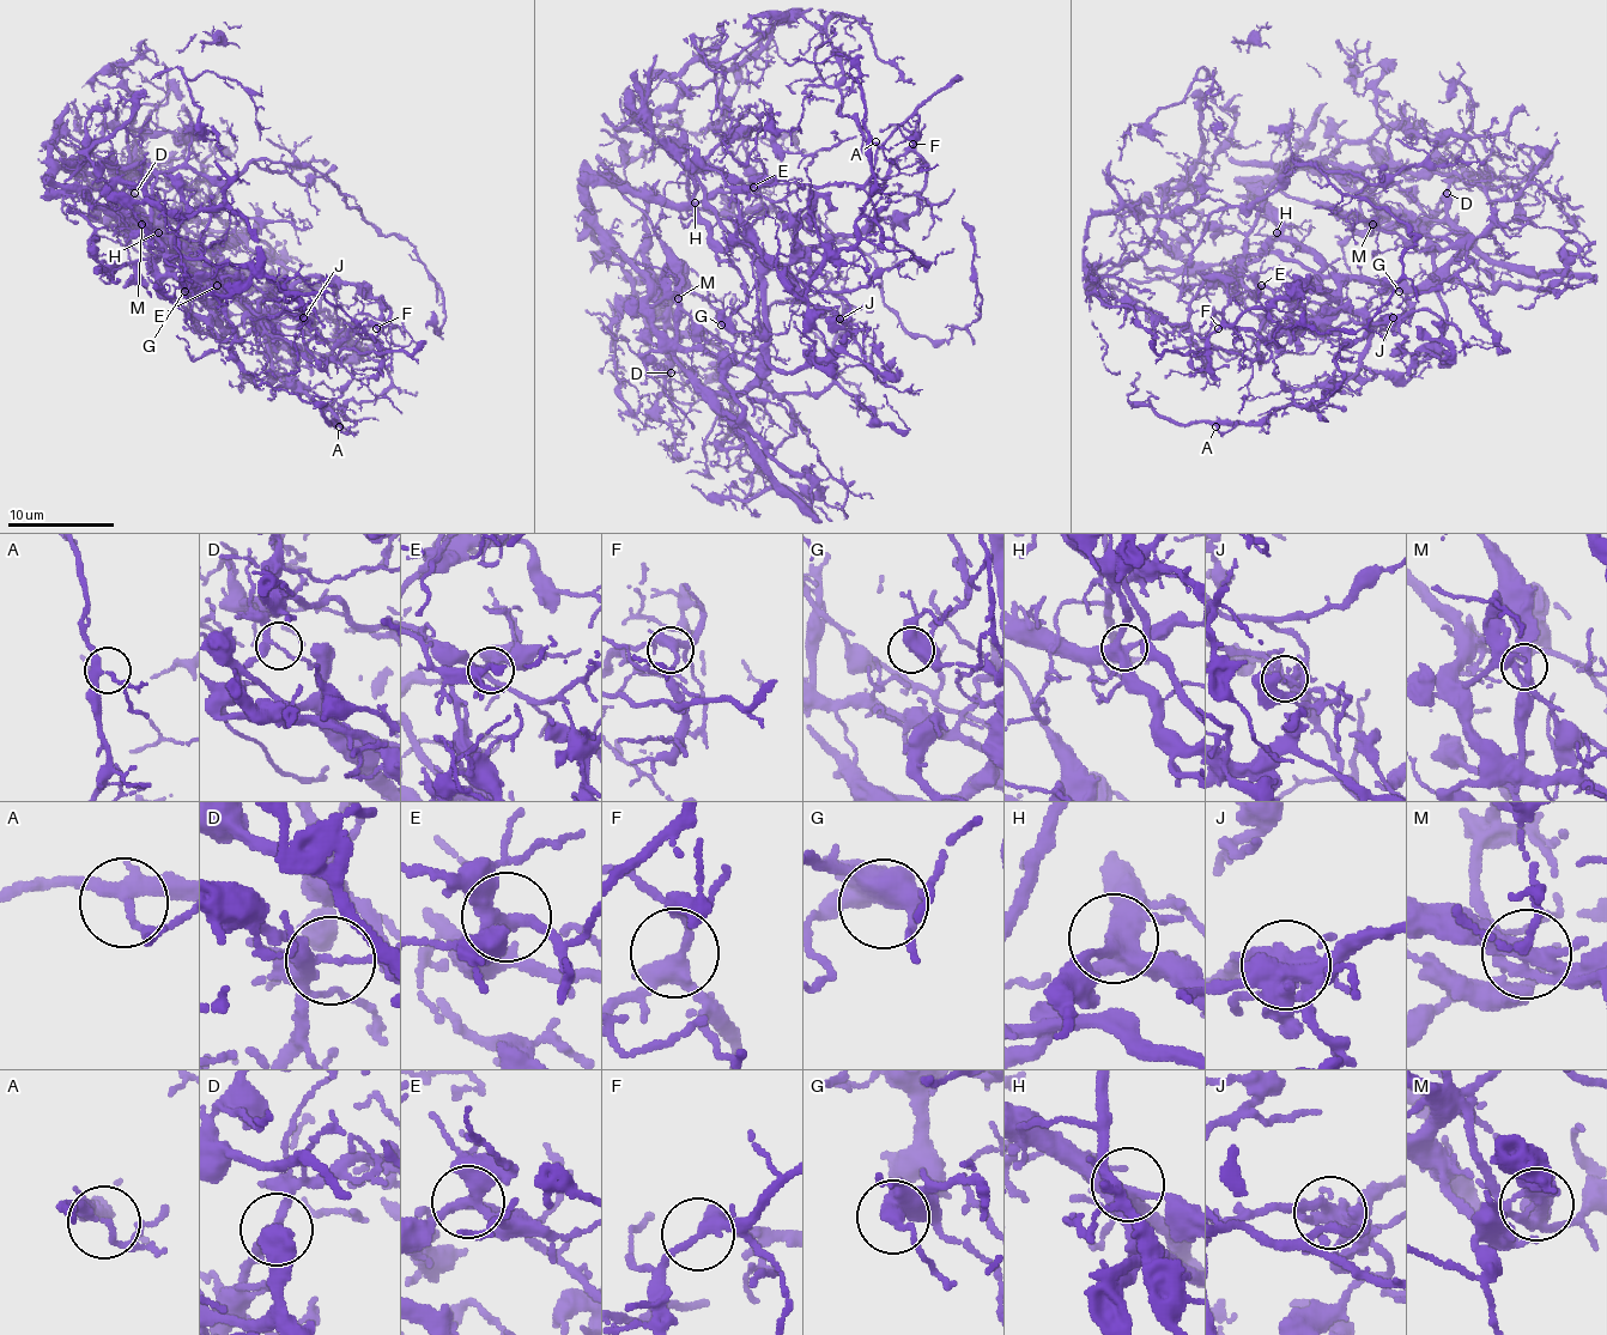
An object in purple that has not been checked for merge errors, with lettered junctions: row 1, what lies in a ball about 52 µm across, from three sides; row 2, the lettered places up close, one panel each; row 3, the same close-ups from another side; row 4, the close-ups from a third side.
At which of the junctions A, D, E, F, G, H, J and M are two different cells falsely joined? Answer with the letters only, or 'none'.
D, J, M

